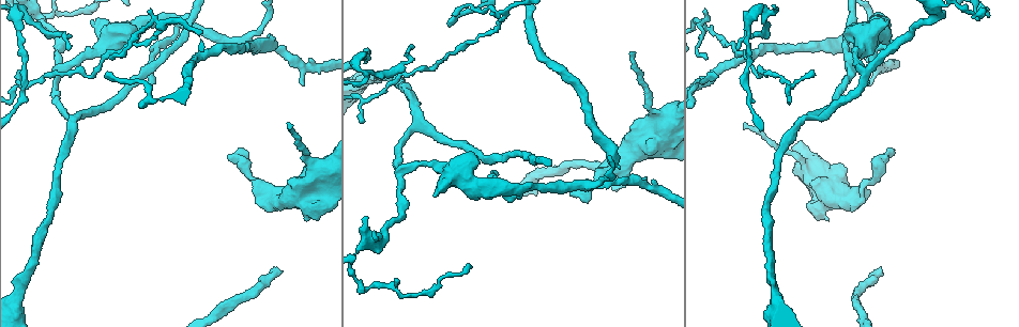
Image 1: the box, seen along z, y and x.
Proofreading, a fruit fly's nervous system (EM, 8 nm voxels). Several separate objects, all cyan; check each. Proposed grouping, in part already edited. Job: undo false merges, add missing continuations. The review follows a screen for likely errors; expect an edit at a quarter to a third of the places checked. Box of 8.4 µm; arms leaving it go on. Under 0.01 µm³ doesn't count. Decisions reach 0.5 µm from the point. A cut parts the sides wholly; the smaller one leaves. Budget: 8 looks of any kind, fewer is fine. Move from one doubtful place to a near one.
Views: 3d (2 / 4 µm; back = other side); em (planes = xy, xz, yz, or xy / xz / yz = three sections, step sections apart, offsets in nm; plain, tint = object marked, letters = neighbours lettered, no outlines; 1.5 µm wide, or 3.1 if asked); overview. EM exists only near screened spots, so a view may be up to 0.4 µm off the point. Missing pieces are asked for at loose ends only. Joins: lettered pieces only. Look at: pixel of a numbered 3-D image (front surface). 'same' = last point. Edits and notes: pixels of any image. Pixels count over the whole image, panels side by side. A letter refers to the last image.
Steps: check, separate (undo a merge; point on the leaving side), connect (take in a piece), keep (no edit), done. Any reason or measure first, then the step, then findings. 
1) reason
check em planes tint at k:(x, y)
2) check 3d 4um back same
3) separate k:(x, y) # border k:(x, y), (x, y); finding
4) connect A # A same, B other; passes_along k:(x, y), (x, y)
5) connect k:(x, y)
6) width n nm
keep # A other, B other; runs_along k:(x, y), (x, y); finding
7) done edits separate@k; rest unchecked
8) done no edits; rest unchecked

tapers out
check 3d 4um at 1:(229, 154)

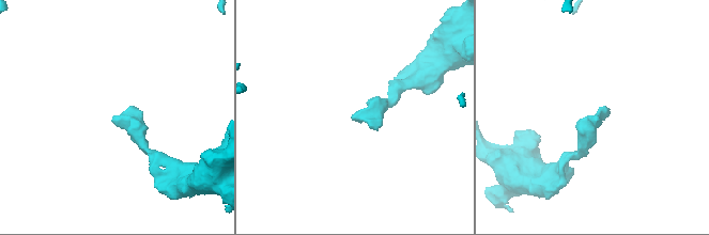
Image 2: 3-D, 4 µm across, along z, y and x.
now the EM
check em yz step 4 letters at 2:(600, 120)

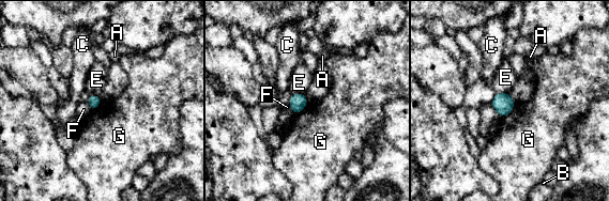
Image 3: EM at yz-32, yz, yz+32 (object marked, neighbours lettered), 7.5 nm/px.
keep # A other, B other, C other, E other, F other, G other; border 3:(496, 92), (508, 93); no lettered piece goes on from it

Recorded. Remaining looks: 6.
side arm on a straight run
check 3d 2um back at 1:(59, 69)

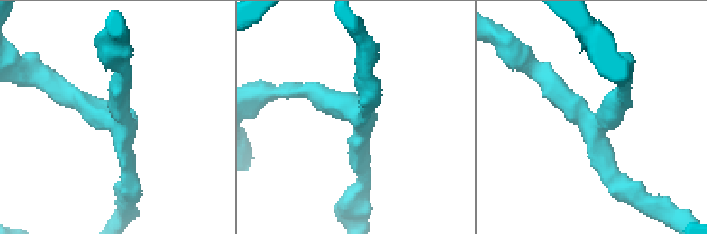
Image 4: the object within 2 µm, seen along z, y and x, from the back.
arms 3
check em planes letters at 4:(359, 120)

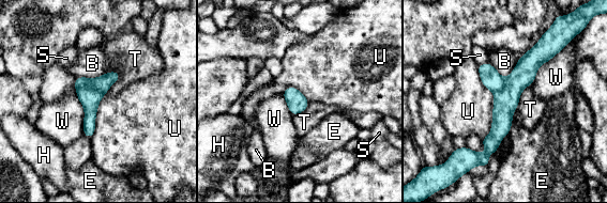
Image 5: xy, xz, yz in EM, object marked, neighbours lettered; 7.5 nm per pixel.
separate 5:(103, 83) # B other, E other, H other, S other, T other, U other, W other; border 5:(76, 87), (91, 86), (103, 94); two cells meet here

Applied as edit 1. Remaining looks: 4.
check overview

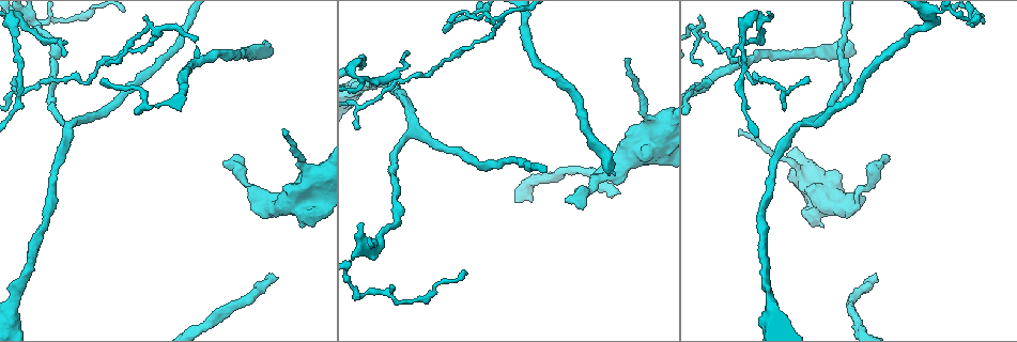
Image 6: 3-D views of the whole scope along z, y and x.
end of a long branch
check 3d 4um at 6:(278, 278)

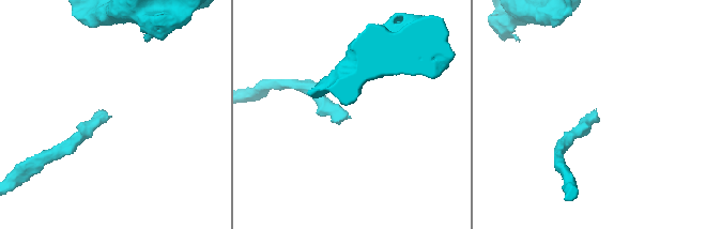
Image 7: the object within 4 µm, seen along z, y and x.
check em xy step 4 plain at 7:(347, 117)

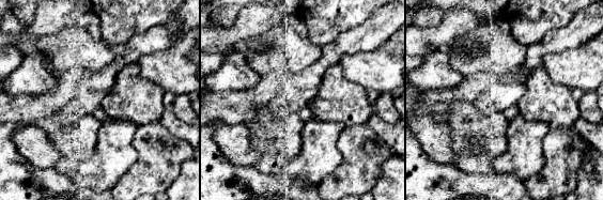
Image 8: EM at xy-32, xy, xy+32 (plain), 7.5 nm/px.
see the neighbours
check em xy step 4 letters same

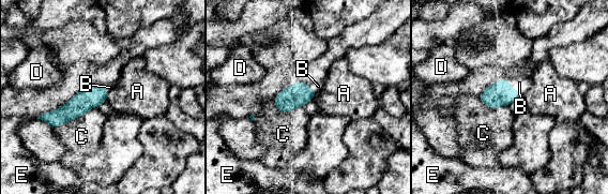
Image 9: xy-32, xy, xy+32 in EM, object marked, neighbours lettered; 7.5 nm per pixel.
connect B # A other, B same, C other, D other, E other; it goes on there

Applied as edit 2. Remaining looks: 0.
done edits separate@5, connect@9; rest unchecked

